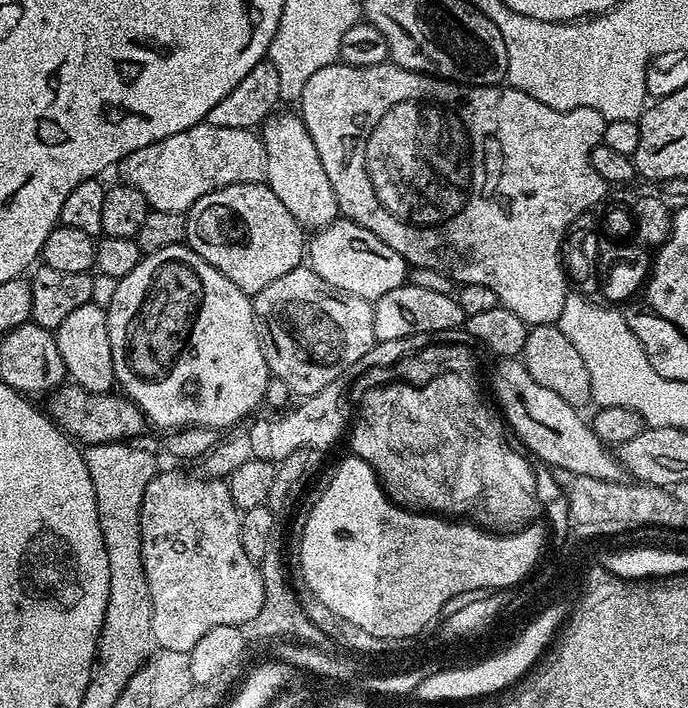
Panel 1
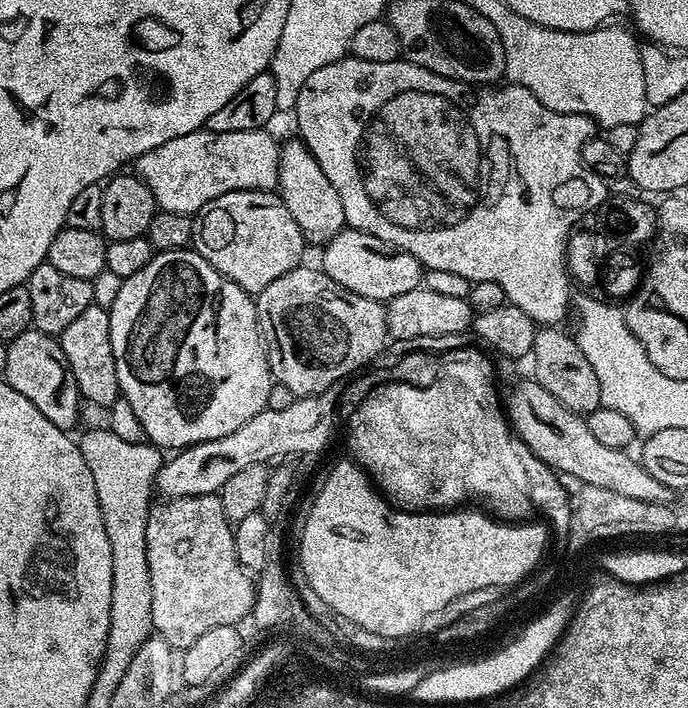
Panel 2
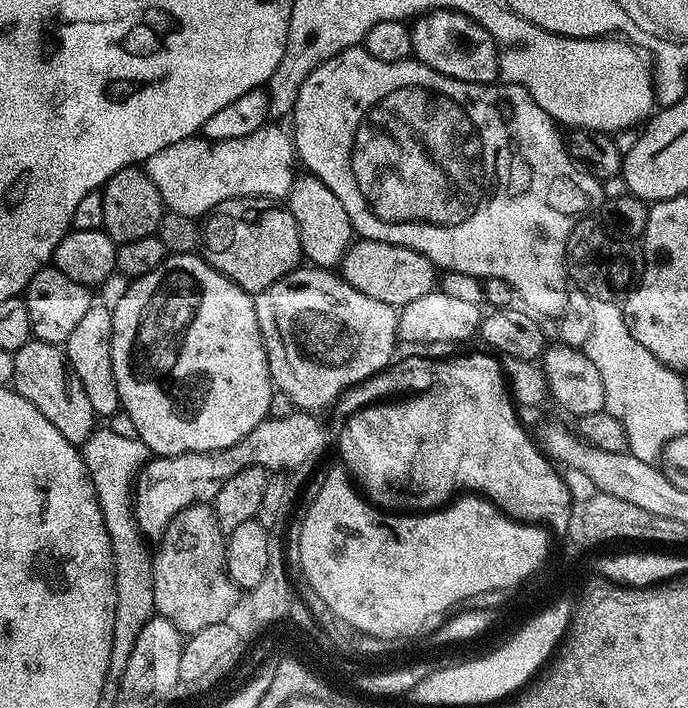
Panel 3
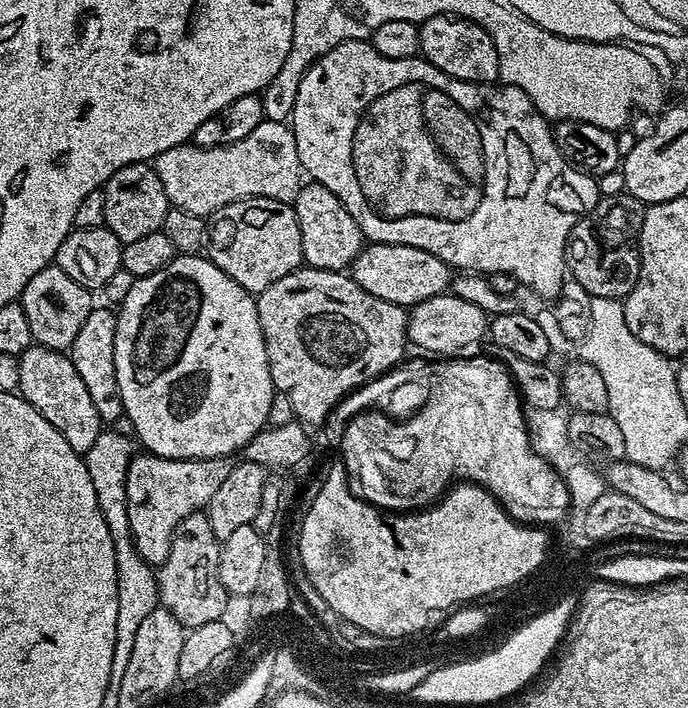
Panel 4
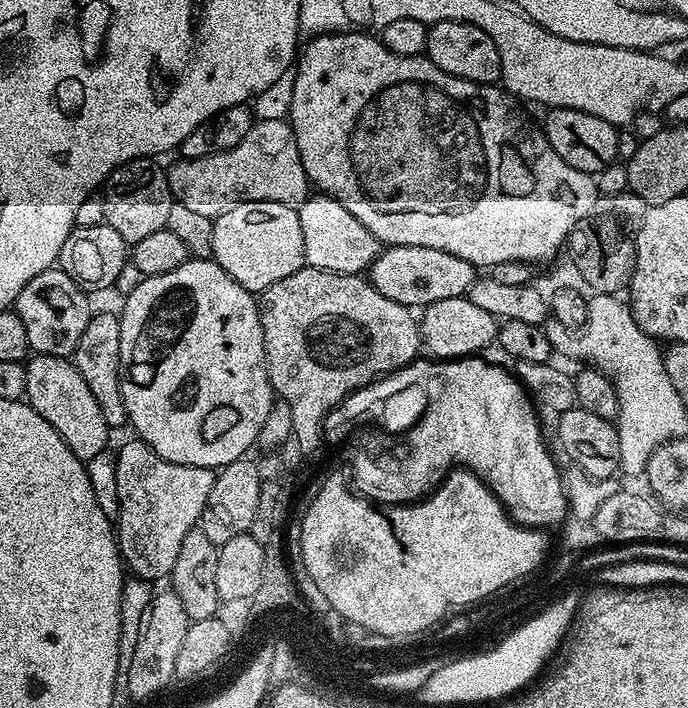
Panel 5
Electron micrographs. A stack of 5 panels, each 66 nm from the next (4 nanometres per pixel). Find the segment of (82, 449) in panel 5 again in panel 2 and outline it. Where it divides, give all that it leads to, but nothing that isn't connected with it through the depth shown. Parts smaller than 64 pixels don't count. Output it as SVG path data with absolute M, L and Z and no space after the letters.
M27 328L18 338L7 341L6 366L2 370L2 379L9 384L18 394L30 398L54 426L65 430L72 430L72 427L80 420L80 404L82 397L74 374L69 372L66 354L62 354L62 346L59 339L54 336L47 336L36 328Z

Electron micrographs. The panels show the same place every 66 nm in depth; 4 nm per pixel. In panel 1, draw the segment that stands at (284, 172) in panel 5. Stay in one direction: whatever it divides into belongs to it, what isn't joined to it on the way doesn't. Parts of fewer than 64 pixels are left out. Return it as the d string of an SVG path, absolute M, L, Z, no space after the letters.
M207 122L196 124L190 130L182 130L178 134L170 134L170 138L155 140L150 146L142 146L142 150L134 150L134 154L130 154L118 165L119 179L134 186L134 190L138 190L142 198L146 198L151 211L181 214L187 213L194 202L202 198L202 194L210 194L231 184L255 184L263 181L265 170L264 141L253 129L226 130L226 126L210 126Z

